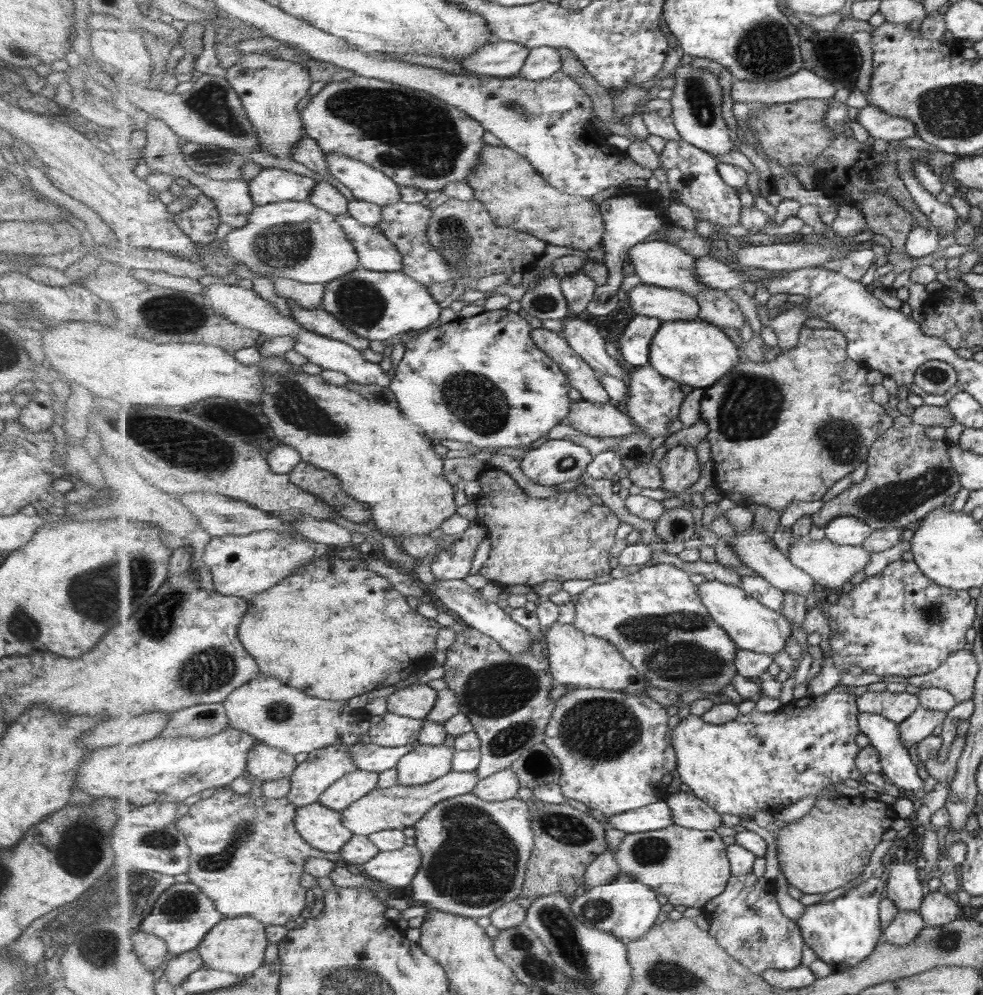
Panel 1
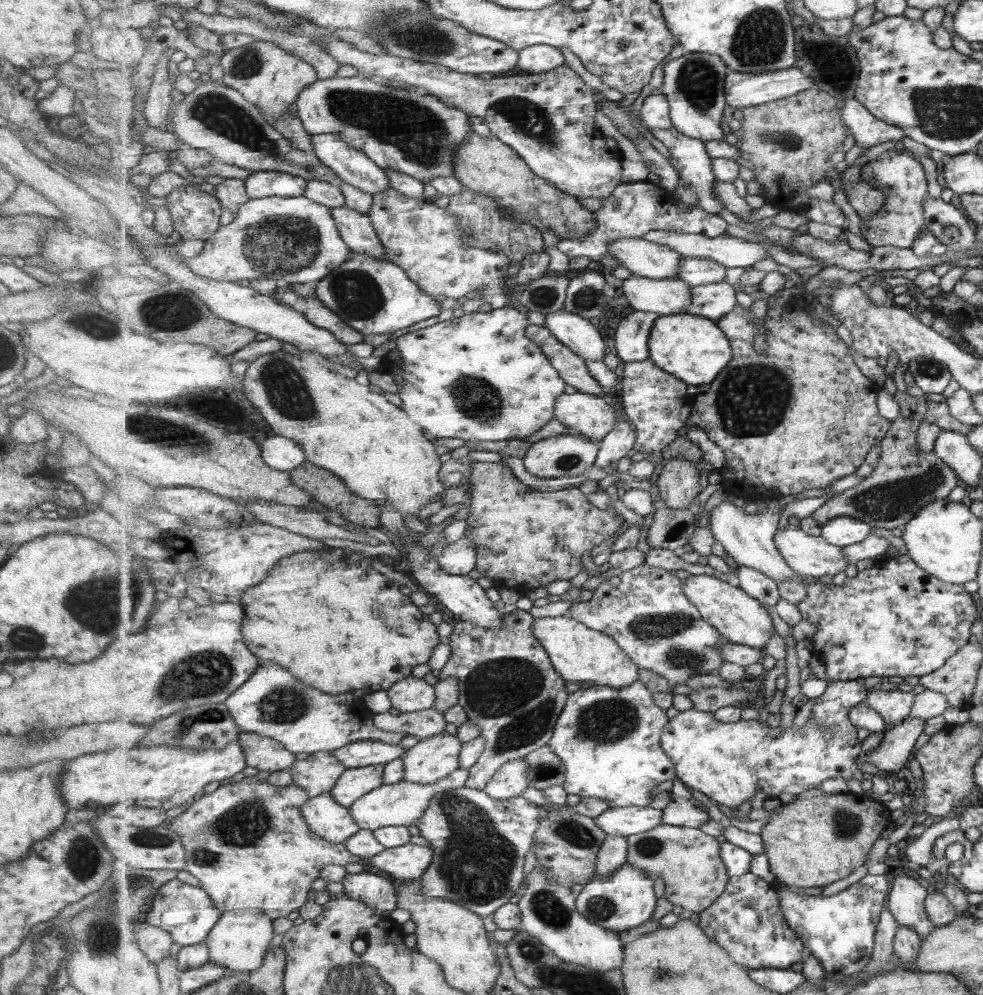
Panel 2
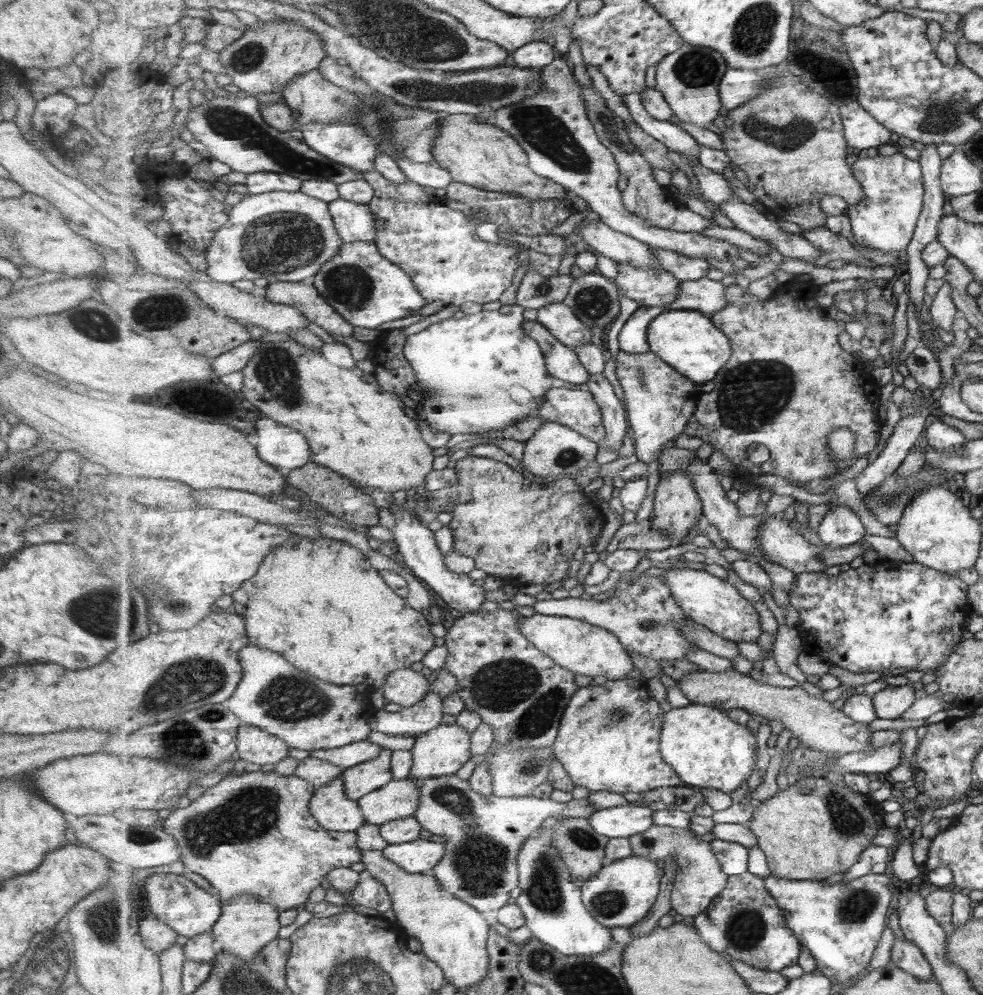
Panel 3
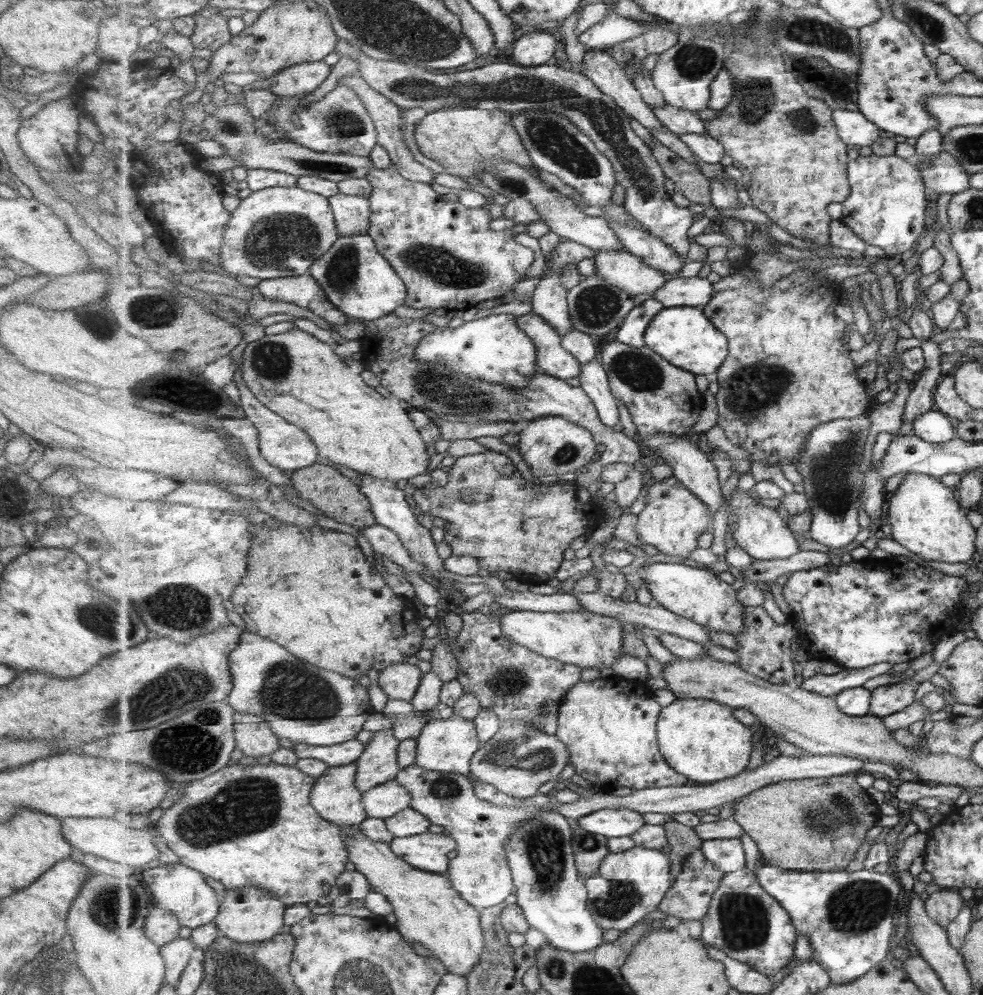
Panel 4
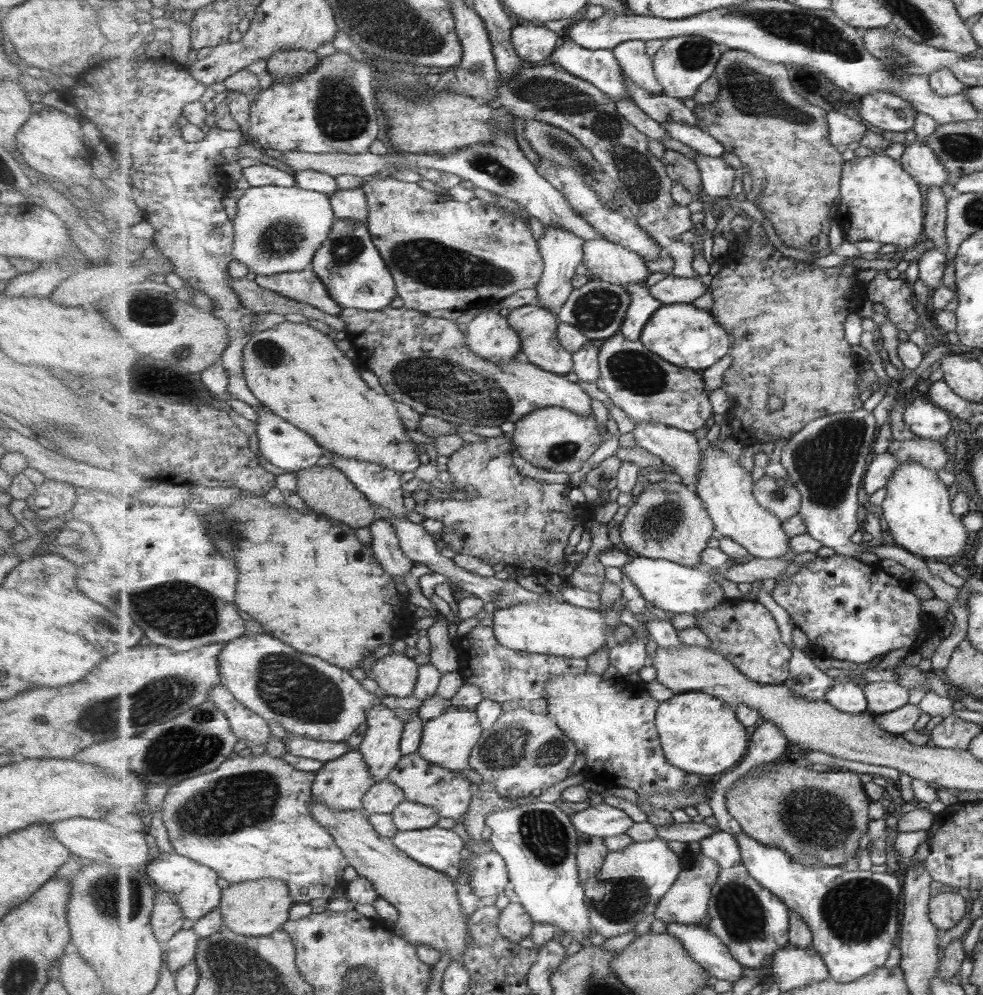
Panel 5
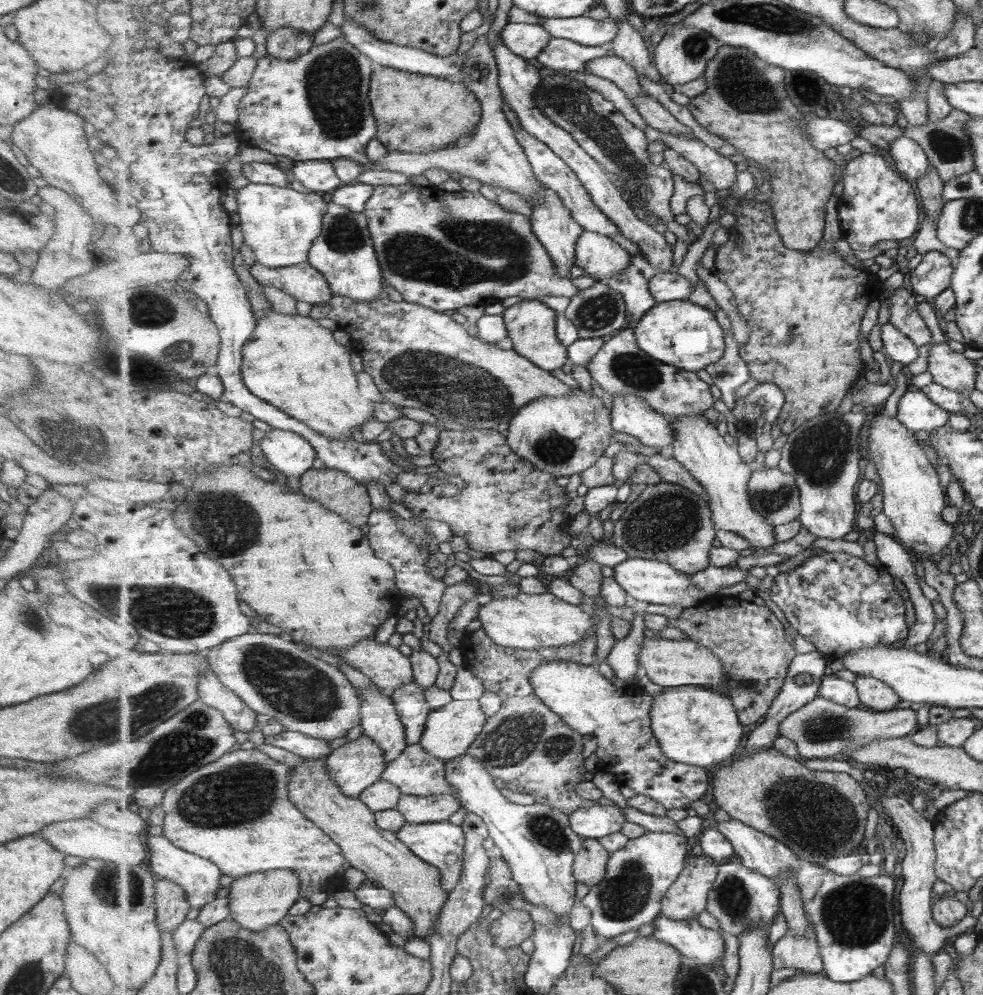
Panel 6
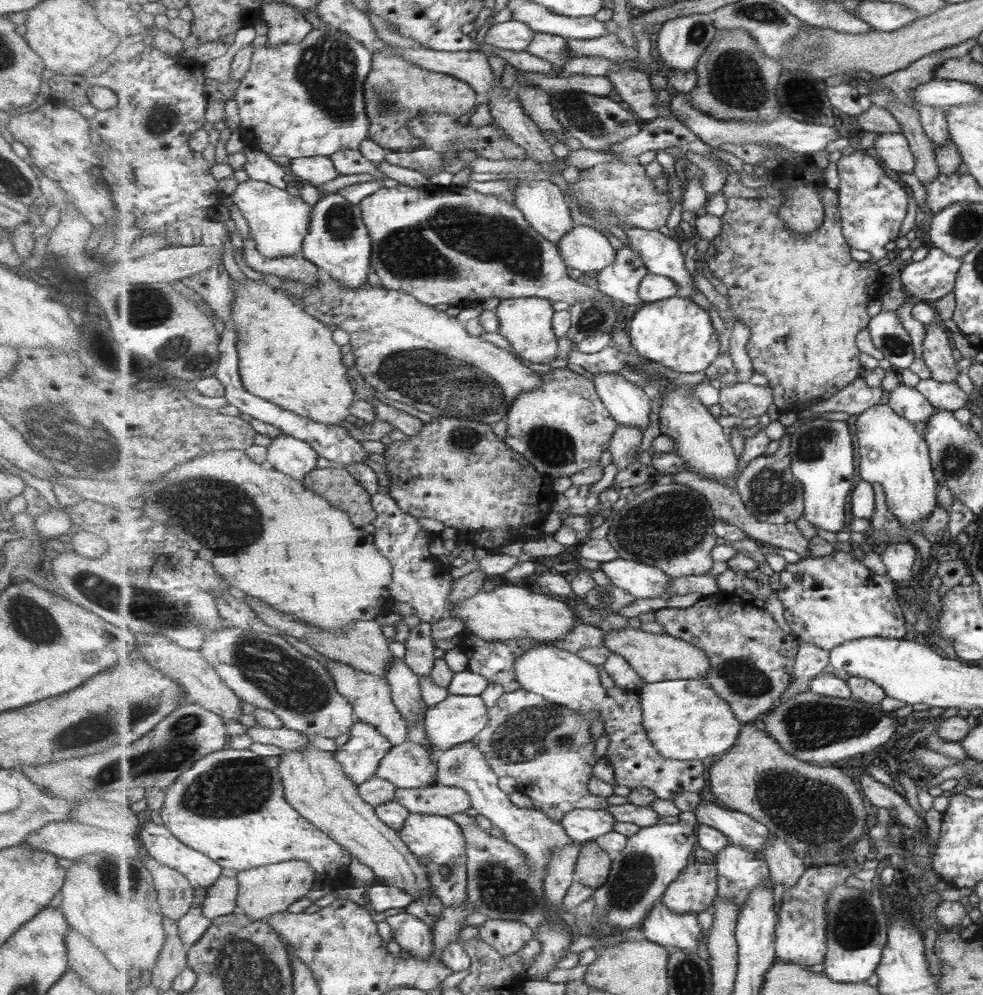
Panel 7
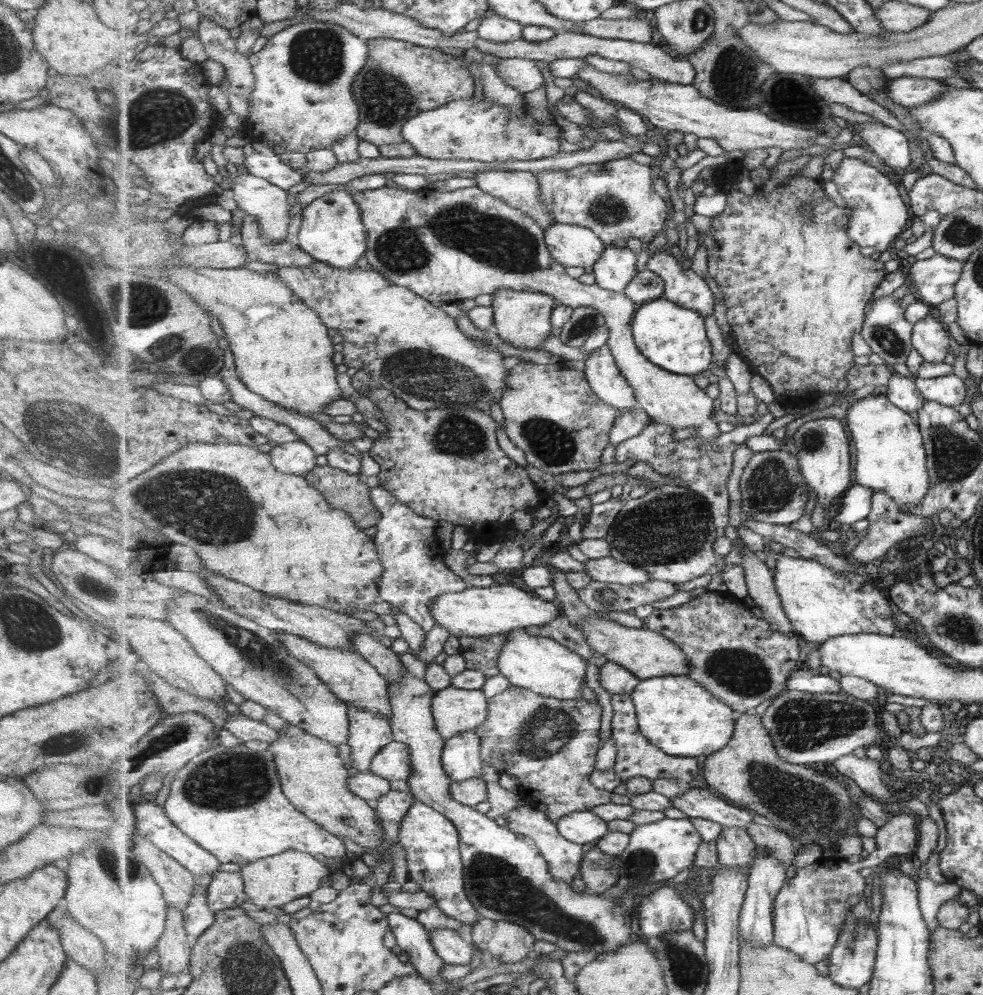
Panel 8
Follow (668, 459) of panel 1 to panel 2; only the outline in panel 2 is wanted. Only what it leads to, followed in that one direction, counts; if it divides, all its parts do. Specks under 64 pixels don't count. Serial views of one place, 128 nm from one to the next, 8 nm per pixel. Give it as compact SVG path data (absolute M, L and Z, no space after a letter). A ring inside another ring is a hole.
M683 457L664 462L657 486L661 500L671 509L693 508L693 500L702 490L699 466Z

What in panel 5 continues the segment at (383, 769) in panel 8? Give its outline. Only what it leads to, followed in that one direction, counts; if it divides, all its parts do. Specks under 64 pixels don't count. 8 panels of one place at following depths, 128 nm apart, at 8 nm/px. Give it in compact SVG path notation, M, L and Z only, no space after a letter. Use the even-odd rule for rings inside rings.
M417 751L415 754L403 756L401 762L397 764L397 768L389 774L389 780L405 791L407 800L431 806L437 810L437 814L441 818L453 818L461 826L467 827L464 826L463 820L471 806L473 783L463 773L433 764L433 762L425 760Z

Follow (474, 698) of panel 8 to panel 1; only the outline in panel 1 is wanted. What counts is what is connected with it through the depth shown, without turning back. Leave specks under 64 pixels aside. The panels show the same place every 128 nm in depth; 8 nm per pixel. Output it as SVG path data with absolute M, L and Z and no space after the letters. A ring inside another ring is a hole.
M421 744L399 760L399 785L423 786L443 778L453 770L454 746Z

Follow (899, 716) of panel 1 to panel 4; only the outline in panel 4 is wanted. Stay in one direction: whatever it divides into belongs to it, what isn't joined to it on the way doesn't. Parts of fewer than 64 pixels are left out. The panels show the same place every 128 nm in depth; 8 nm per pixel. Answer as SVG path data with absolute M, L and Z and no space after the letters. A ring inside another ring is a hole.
M931 662L923 669L923 672L916 672L911 678L905 681L883 685L872 691L871 715L885 716L905 711L917 700L917 690L928 677L933 678L939 673L942 663Z

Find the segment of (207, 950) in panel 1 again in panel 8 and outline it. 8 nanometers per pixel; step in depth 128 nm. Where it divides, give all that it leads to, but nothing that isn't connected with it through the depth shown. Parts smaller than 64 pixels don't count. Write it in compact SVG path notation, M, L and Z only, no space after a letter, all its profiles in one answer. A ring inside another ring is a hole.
M289 850L245 864L241 866L241 874L245 882L245 892L251 903L260 908L282 908L293 900L311 896L324 882L324 878L329 876L330 870L329 866L309 852Z

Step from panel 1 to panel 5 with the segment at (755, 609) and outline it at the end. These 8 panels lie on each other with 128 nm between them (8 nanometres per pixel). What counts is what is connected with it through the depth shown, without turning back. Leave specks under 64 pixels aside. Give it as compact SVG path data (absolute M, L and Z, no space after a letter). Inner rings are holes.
M633 555L633 559L621 571L633 580L636 588L654 607L676 614L704 614L727 601L721 584L717 584L704 568L687 568L669 560Z

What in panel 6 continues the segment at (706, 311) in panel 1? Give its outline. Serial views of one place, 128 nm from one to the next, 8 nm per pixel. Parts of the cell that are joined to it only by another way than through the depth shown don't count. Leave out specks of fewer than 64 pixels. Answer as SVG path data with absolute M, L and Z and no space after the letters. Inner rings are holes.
M661 272L655 274L649 282L649 290L657 299L657 302L669 302L671 300L690 300L693 294L691 279L676 272Z

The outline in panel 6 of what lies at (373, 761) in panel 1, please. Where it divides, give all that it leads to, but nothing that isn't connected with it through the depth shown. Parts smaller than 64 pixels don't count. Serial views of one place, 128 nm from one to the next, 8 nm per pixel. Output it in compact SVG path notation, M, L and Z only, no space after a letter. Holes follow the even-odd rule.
M285 730L277 736L265 737L264 742L285 748L306 759L313 758L313 760L325 759L334 751L329 741L311 738L301 732L291 730Z

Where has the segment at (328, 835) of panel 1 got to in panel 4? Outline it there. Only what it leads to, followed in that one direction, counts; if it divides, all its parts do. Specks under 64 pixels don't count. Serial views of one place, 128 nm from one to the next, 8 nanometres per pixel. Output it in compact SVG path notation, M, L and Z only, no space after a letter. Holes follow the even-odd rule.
M357 762L329 767L316 779L312 790L312 805L329 822L360 826L368 818L364 793L357 788Z

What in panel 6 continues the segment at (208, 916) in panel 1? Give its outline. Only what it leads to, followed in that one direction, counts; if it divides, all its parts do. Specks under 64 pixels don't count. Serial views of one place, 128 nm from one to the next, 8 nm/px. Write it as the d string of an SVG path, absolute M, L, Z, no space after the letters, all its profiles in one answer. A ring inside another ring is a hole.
M146 828L144 834L148 838L147 844L149 844L150 849L150 860L146 865L156 876L169 878L171 882L179 884L187 892L187 900L189 900L193 910L200 911L209 902L217 900L217 894L222 888L219 878L223 874L217 864L173 844L173 841L158 830Z

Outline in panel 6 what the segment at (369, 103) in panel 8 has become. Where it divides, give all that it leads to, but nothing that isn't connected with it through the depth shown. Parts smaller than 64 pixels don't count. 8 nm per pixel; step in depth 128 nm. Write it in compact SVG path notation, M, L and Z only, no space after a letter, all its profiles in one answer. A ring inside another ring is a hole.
M375 65L370 83L370 100L373 113L378 120L378 138L391 152L411 154L428 154L445 149L453 143L461 144L466 137L473 135L482 120L482 104L470 89L462 83L449 82L443 77L417 75L391 68Z

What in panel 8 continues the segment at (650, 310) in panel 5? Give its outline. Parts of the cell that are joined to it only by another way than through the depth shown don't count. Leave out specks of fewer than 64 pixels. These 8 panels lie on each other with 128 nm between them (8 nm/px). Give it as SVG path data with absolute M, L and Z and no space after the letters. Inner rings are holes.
M606 244L601 260L592 269L596 283L607 290L624 293L629 282L639 274L637 260L638 253L631 248Z

